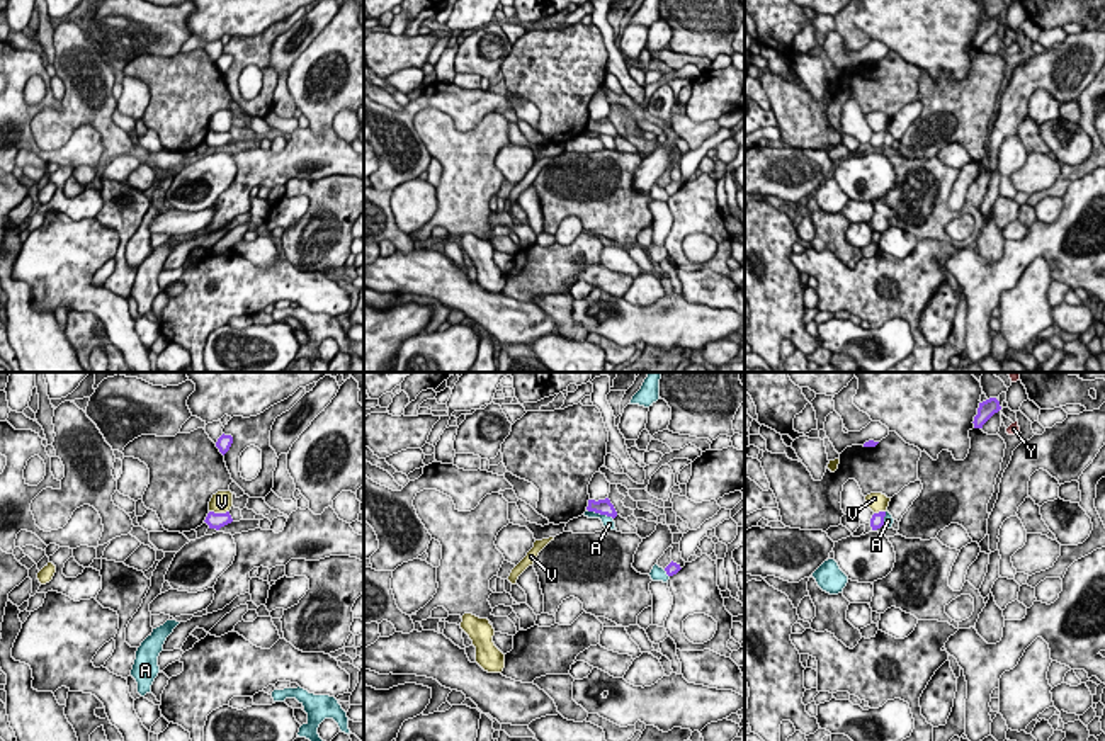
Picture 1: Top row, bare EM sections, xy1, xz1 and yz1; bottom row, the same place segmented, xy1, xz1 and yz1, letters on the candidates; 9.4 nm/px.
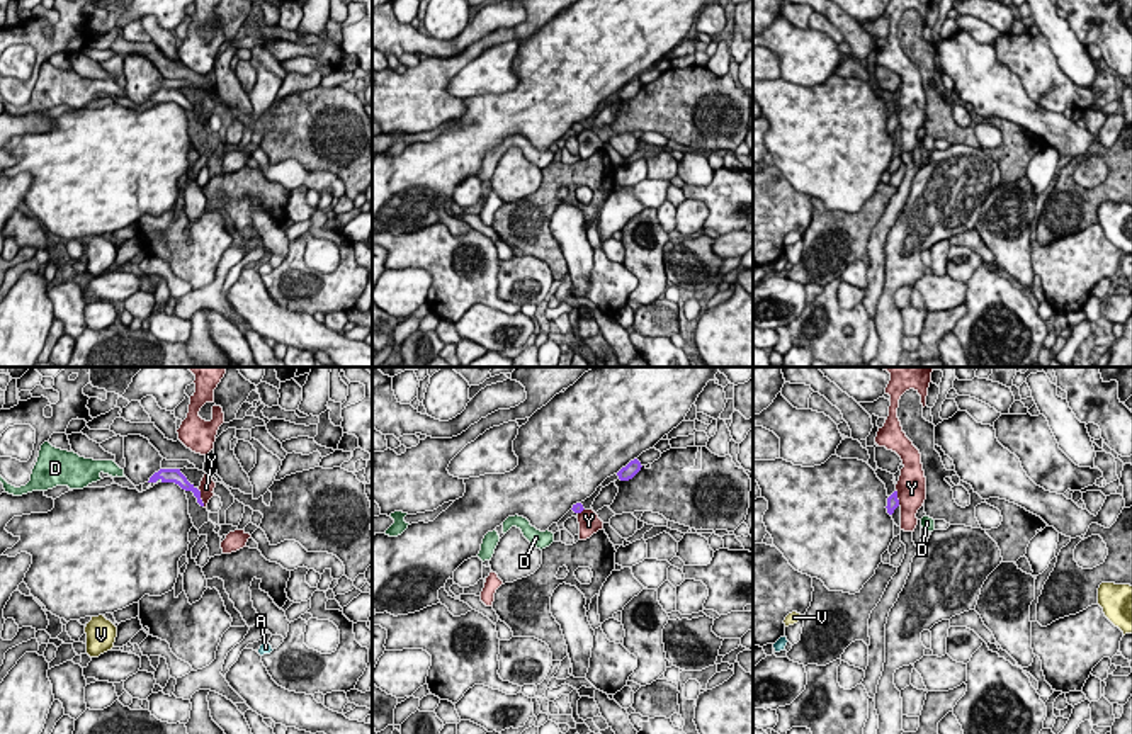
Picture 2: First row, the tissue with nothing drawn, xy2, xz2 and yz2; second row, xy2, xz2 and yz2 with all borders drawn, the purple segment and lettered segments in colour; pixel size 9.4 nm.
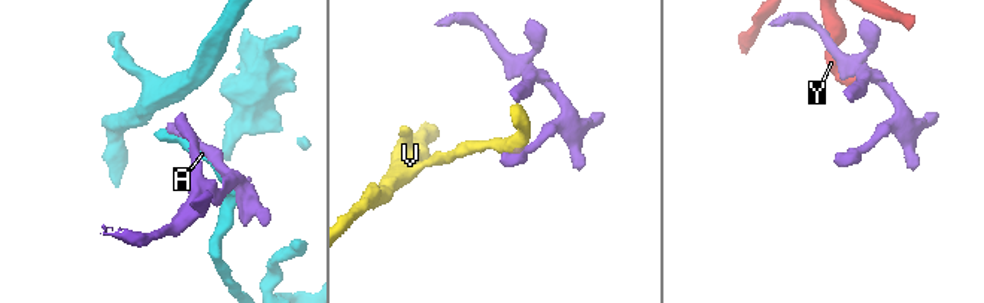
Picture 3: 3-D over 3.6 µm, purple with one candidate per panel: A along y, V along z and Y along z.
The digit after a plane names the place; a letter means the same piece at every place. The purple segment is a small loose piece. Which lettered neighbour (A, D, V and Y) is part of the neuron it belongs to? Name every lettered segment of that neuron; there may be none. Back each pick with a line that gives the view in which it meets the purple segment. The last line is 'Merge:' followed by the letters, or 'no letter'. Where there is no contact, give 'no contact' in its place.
D: contact in xy2
Merge: D

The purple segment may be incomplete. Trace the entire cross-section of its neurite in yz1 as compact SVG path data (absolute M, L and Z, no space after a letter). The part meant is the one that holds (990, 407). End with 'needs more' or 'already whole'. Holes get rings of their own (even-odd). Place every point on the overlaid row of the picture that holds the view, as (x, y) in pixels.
M989 398L979 403L978 415L974 416L974 428L983 428L983 425L1001 410L1000 401L996 398Z; already whole

